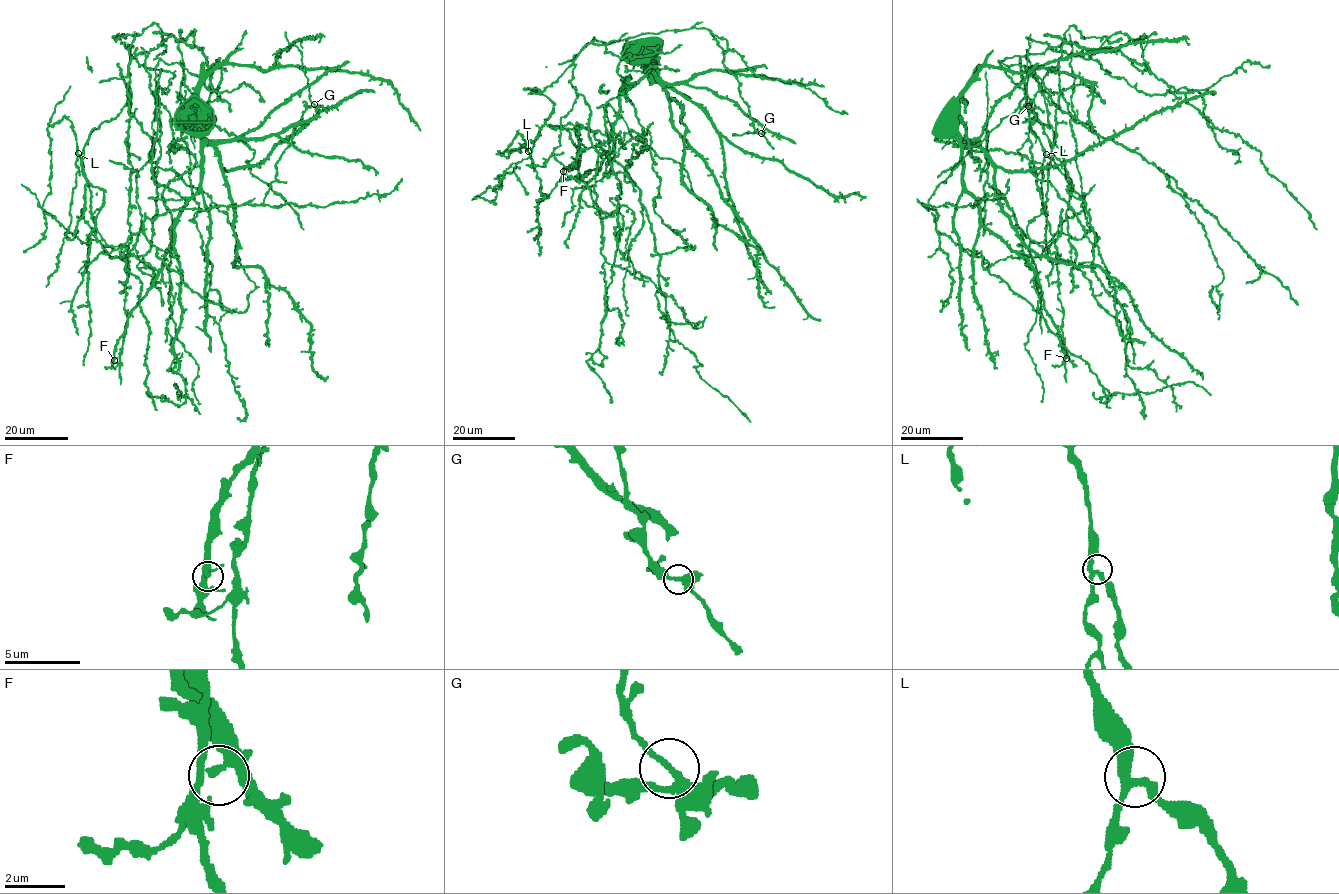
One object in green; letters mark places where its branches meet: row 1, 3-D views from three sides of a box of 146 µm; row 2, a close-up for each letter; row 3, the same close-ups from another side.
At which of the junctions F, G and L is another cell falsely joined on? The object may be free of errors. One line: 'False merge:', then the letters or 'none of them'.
False merge: G

